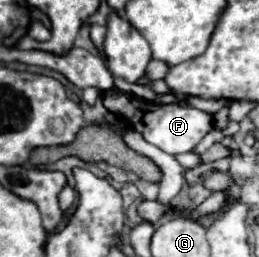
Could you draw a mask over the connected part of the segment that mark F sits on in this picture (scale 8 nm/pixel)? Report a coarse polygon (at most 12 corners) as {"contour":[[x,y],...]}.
{"contour":[[102,96],[150,144],[190,152],[214,128],[210,114],[182,104]]}

